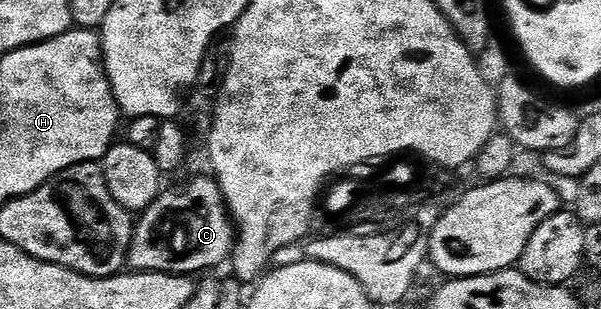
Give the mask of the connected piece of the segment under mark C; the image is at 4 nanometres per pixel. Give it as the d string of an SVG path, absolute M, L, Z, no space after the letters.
M215 178L192 179L181 191L165 190L145 211L139 212L132 232L132 244L128 250L127 266L132 271L157 271L167 275L199 276L199 271L208 271L219 263L227 264L238 238L234 220L220 192Z

